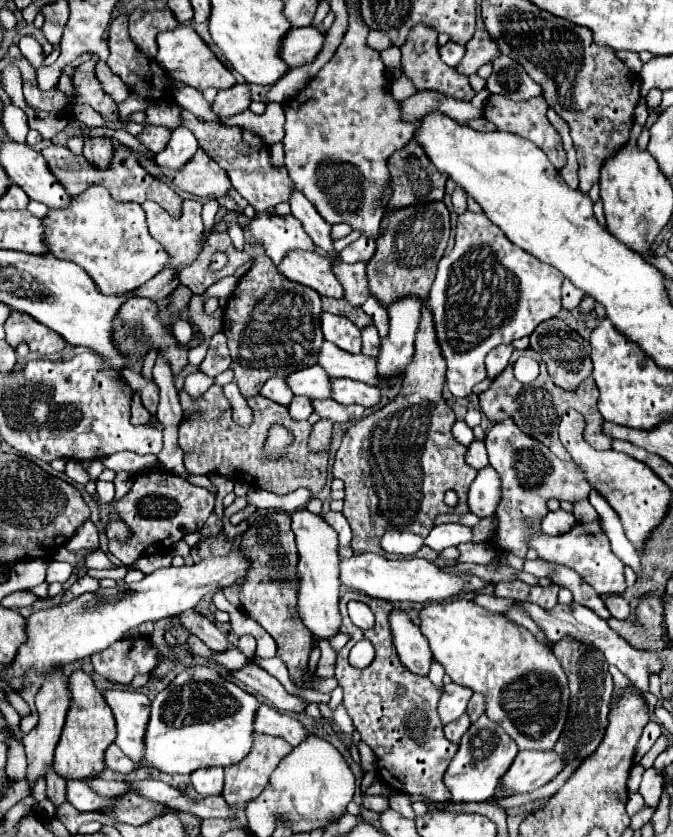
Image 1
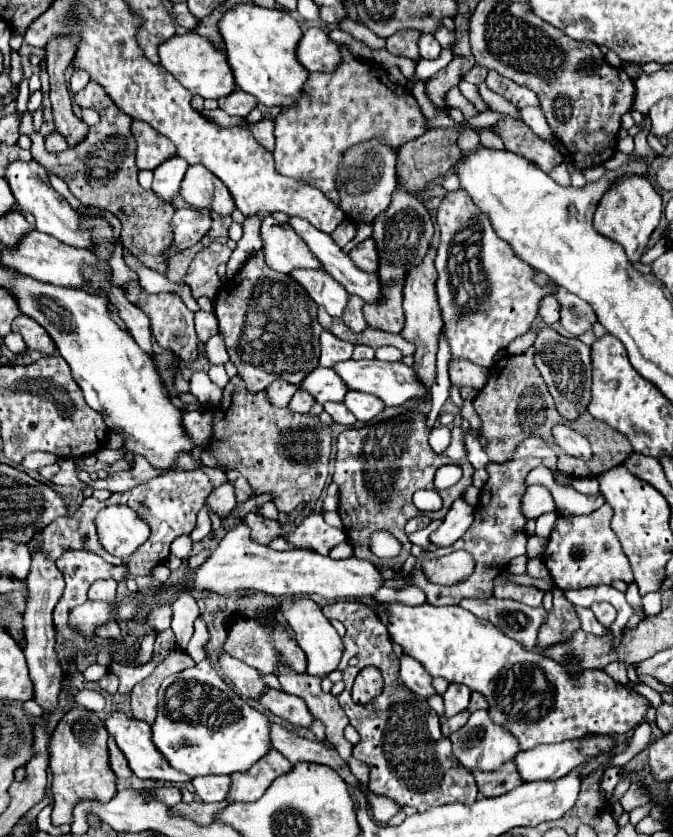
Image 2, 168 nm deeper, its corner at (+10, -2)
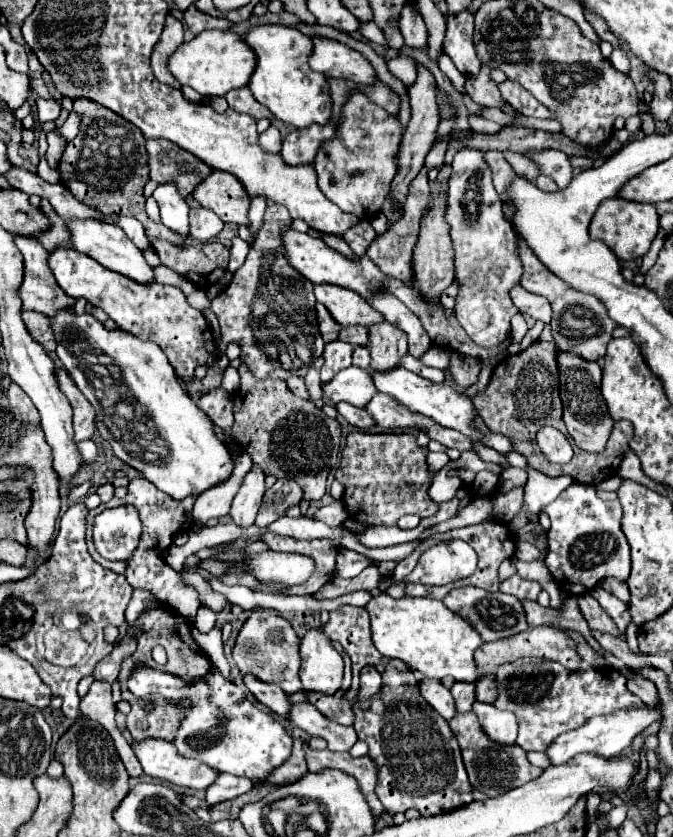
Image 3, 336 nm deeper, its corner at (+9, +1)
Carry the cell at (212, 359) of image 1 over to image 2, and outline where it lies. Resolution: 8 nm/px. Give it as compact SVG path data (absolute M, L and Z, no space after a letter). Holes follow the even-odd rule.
M213 335L207 343L205 343L205 357L209 361L209 365L225 365L229 361L227 349L223 345L223 339L219 335Z

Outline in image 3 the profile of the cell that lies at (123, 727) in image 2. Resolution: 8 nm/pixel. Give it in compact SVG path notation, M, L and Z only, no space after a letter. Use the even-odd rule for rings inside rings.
M144 740L134 742L132 748L144 768L144 774L152 778L170 780L172 784L190 790L206 790L220 776L220 772L210 768L208 764L180 756L170 742Z

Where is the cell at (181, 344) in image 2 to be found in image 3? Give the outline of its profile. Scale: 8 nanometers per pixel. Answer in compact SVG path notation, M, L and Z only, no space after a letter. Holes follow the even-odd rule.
M72 248L54 250L48 258L48 264L56 276L56 282L68 296L86 298L90 304L102 308L116 322L118 330L158 344L176 370L176 376L184 384L194 378L194 370L198 366L214 366L218 350L214 336L208 330L208 322L200 310L194 310L186 302L186 296L180 288L164 284L140 286L128 278L120 278L120 274L112 274L112 270L104 270L104 266L100 266L96 260Z

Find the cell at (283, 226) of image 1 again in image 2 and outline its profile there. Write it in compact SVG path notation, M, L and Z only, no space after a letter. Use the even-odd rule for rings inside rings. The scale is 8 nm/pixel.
M265 217L261 223L263 253L267 265L277 273L291 273L291 269L321 269L319 259L313 257L305 241L291 229L289 223L277 223Z

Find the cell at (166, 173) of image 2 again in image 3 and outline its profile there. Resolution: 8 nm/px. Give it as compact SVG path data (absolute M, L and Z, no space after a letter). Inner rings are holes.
M162 184L156 188L152 194L160 206L160 220L166 228L176 232L182 238L190 236L188 230L188 204L186 200L178 194L174 184Z

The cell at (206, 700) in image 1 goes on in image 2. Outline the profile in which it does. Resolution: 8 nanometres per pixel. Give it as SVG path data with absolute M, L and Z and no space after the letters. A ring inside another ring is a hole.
M207 659L189 667L177 675L167 677L159 687L159 705L157 705L157 719L151 725L153 743L159 753L167 759L167 763L189 775L229 775L235 771L247 771L259 757L271 751L269 747L269 721L257 709L249 707L211 667Z

